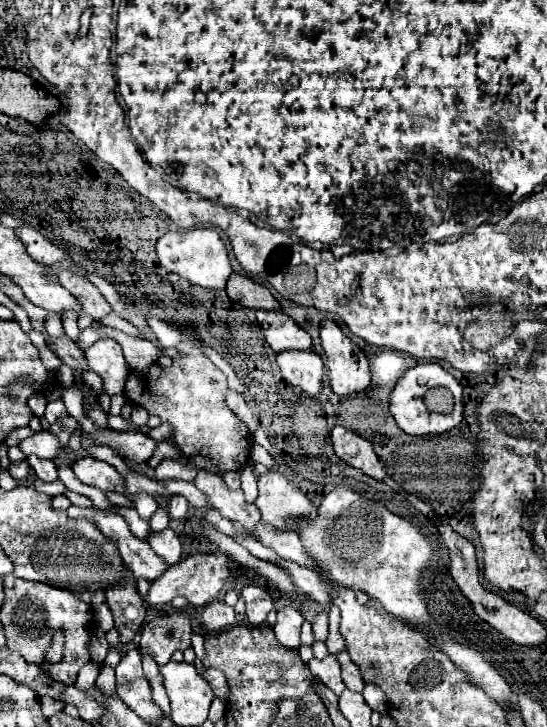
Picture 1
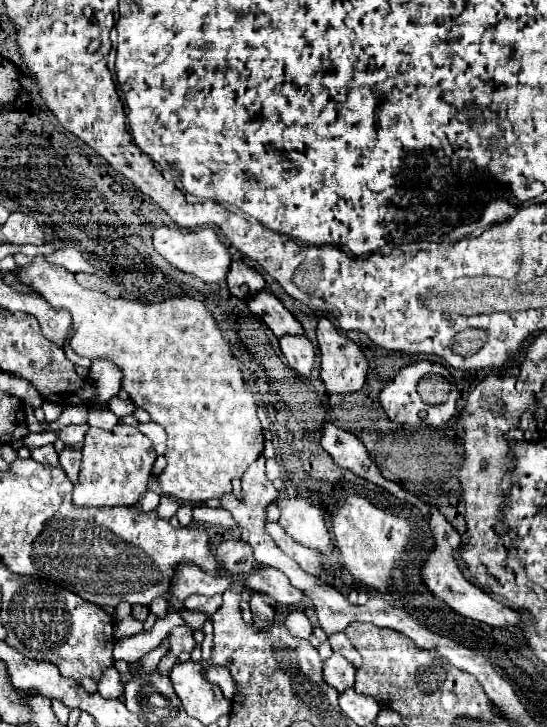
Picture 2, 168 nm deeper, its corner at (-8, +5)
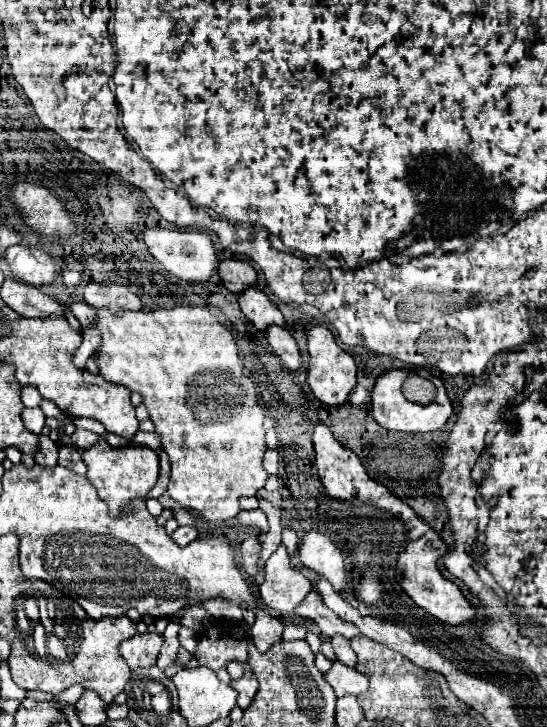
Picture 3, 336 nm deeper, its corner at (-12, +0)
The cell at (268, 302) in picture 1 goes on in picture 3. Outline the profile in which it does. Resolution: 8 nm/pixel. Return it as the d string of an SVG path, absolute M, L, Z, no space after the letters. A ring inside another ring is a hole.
M222 260L218 274L222 278L222 284L234 294L256 286L256 270L242 260Z

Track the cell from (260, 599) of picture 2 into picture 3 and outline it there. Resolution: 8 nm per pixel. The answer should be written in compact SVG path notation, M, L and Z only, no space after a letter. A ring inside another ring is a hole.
M258 610L256 622L250 630L250 638L260 652L266 652L276 640L282 638L282 630L284 630L284 624L280 618L274 618L274 616Z

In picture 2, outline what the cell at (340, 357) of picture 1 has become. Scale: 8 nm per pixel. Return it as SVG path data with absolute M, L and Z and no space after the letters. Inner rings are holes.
M320 317L318 321L316 339L318 339L318 349L320 349L320 381L326 385L328 393L342 395L342 393L360 391L368 373L368 361L362 349L354 341L340 335L336 327L330 323L330 319L326 317Z

